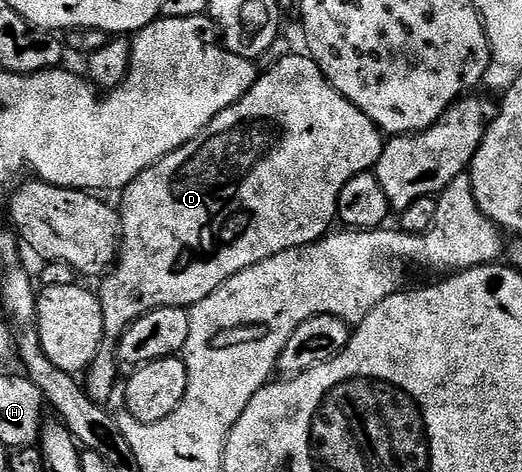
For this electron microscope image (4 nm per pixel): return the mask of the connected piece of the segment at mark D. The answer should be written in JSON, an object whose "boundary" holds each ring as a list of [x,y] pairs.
{"boundary":[[[288,54],[285,58],[278,59],[265,74],[263,71],[257,77],[256,83],[234,105],[223,110],[218,116],[214,116],[214,120],[210,120],[210,124],[206,124],[206,128],[202,128],[202,132],[198,132],[198,136],[194,136],[194,140],[190,140],[182,148],[170,152],[165,158],[158,160],[150,168],[146,168],[146,172],[142,172],[133,182],[124,187],[122,191],[124,199],[118,202],[120,215],[118,257],[112,269],[103,275],[101,282],[104,283],[101,284],[100,290],[98,289],[98,297],[102,304],[104,342],[100,345],[98,356],[94,356],[94,360],[88,365],[86,371],[86,379],[88,378],[86,389],[95,402],[107,403],[107,398],[115,390],[117,393],[116,343],[124,335],[126,328],[130,328],[130,324],[134,324],[134,320],[138,320],[143,314],[148,314],[158,308],[170,308],[171,306],[190,308],[194,304],[206,300],[206,296],[210,296],[210,292],[214,292],[219,286],[226,284],[226,280],[230,280],[230,276],[234,276],[275,254],[281,254],[287,250],[299,250],[302,246],[317,242],[333,229],[332,221],[334,223],[337,221],[336,209],[342,188],[346,188],[346,184],[350,180],[354,180],[354,176],[369,173],[382,156],[386,138],[381,134],[380,129],[372,123],[370,116],[366,116],[366,112],[362,112],[353,102],[343,98],[329,84],[311,56],[301,54]]]}

